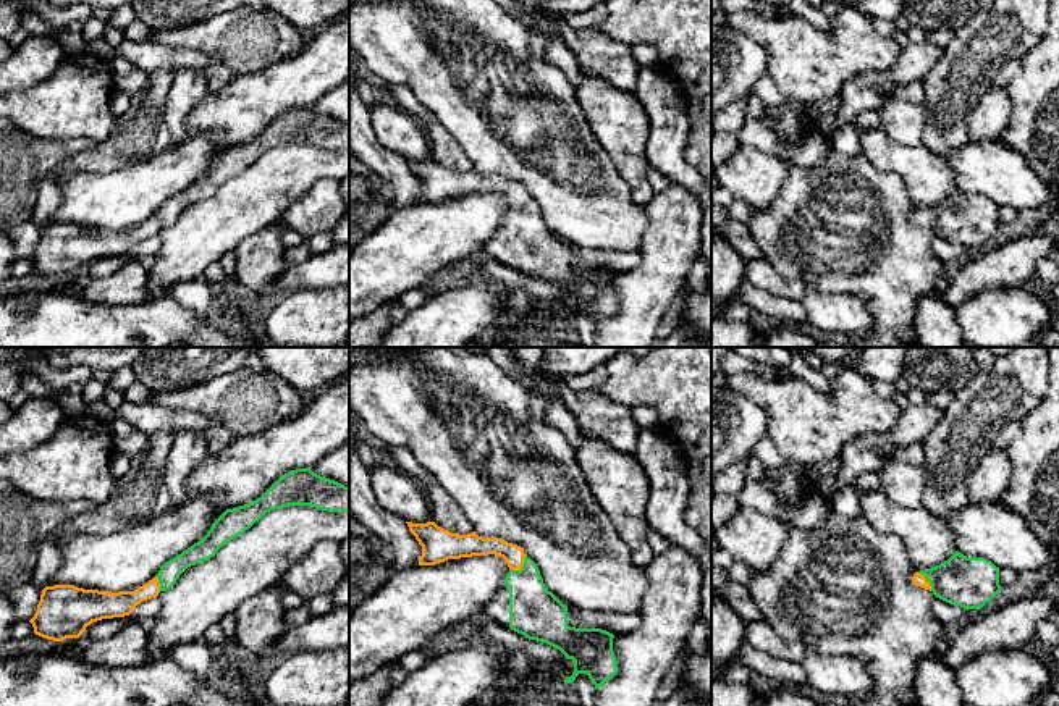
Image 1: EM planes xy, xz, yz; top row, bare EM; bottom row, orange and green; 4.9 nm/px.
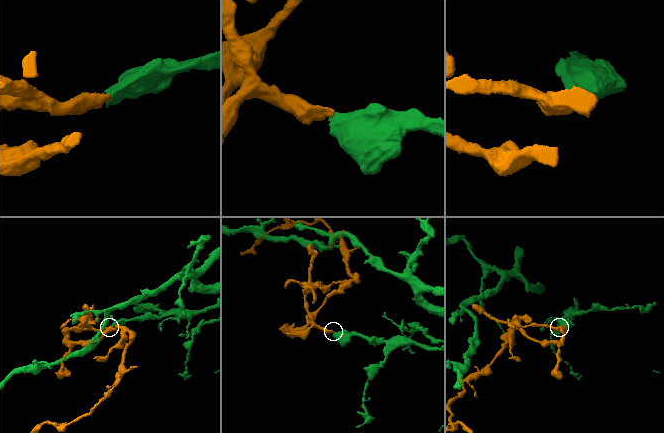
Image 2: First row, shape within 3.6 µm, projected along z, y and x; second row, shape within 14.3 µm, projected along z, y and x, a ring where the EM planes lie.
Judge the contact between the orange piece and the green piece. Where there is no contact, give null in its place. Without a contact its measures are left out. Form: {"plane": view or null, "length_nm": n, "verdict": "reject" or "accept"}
{"plane": "xz", "length_nm": 120, "verdict": "accept"}

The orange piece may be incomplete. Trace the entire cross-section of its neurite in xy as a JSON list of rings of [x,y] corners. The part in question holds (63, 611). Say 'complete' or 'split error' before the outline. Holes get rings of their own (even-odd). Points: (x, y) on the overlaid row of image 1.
split error; [[[310,469],[291,470],[255,501],[226,509],[200,541],[167,561],[152,580],[134,591],[112,593],[74,585],[45,586],[37,611],[29,620],[34,633],[47,640],[63,641],[79,638],[92,622],[129,616],[142,601],[170,590],[188,567],[213,557],[223,544],[243,535],[267,512],[288,506],[349,512],[349,486],[320,477]]]

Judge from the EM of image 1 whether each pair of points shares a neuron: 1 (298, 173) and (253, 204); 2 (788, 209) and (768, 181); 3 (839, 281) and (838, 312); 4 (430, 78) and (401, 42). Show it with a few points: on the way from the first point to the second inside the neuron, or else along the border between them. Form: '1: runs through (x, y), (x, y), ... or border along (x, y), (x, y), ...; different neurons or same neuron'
1: runs through (286, 173), (264, 193); same neuron
2: border along (791, 167), (780, 194), (768, 205), (754, 209); different neurons
3: border along (809, 285), (830, 293), (860, 294), (870, 315); different neurons
4: runs through (427, 70), (409, 50); same neuron

